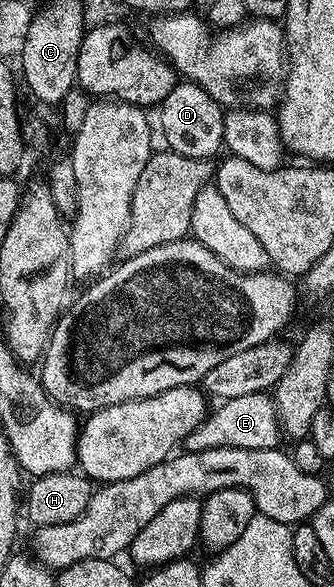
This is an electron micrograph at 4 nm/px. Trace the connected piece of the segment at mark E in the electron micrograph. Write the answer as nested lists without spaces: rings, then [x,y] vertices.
[[[267,392],[251,393],[250,395],[238,395],[238,399],[217,404],[204,418],[202,424],[183,441],[182,445],[187,452],[206,451],[214,447],[246,447],[247,449],[274,449],[281,444],[280,420],[276,414],[276,402]]]

